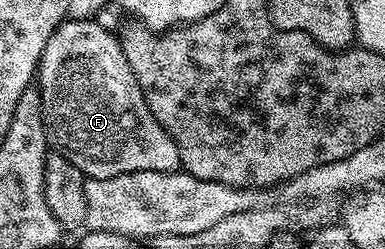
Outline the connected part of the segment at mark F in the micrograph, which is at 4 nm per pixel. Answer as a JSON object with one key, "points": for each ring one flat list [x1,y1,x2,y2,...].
{"points":[[69,18,62,22,60,26,57,26,51,40,47,40,47,48,43,48,41,64,37,67,35,78,39,83,41,92,40,114,43,116,43,124,45,125,45,138,56,153,67,156,67,160,71,160,71,164,75,164,75,168,79,168,86,178,110,178,111,176,119,176,136,170,167,172,180,167,181,161,179,160,177,146,171,140,168,132,157,123,151,108,146,104,141,85,135,80,135,72,131,72,131,64,127,64,127,56,123,56,120,37,114,31,112,34,107,27,100,26,97,20,93,18]]}

